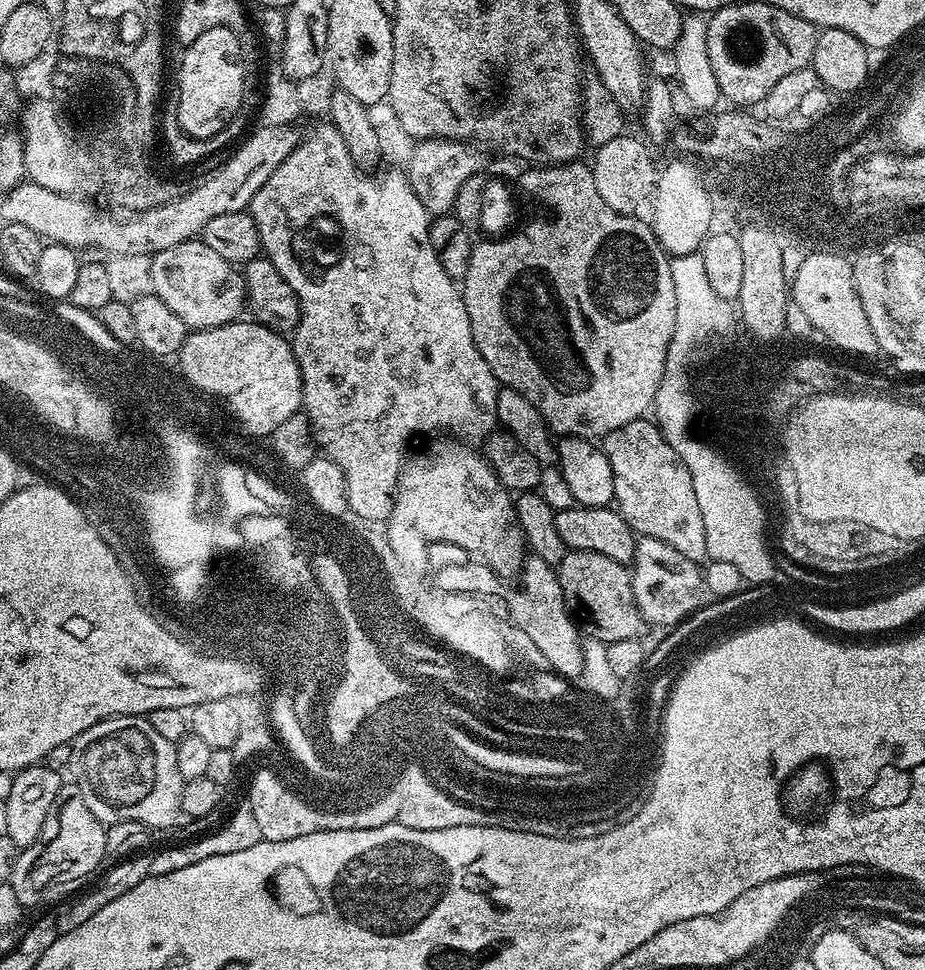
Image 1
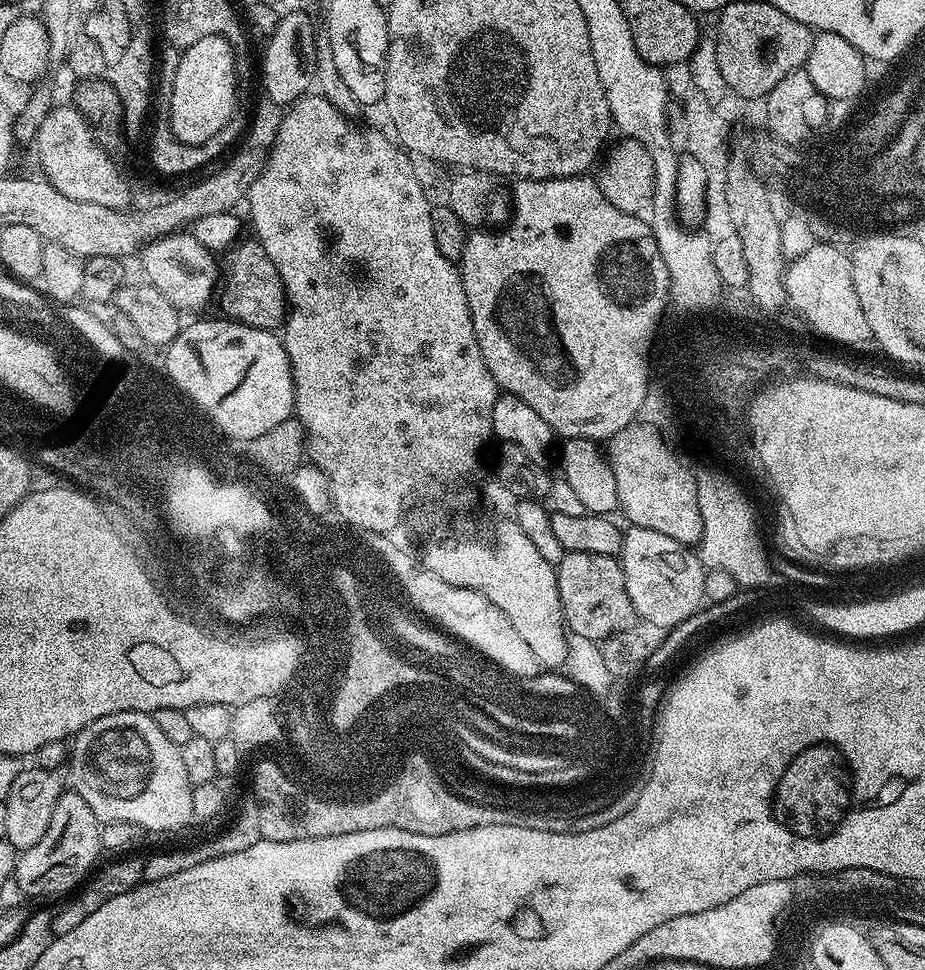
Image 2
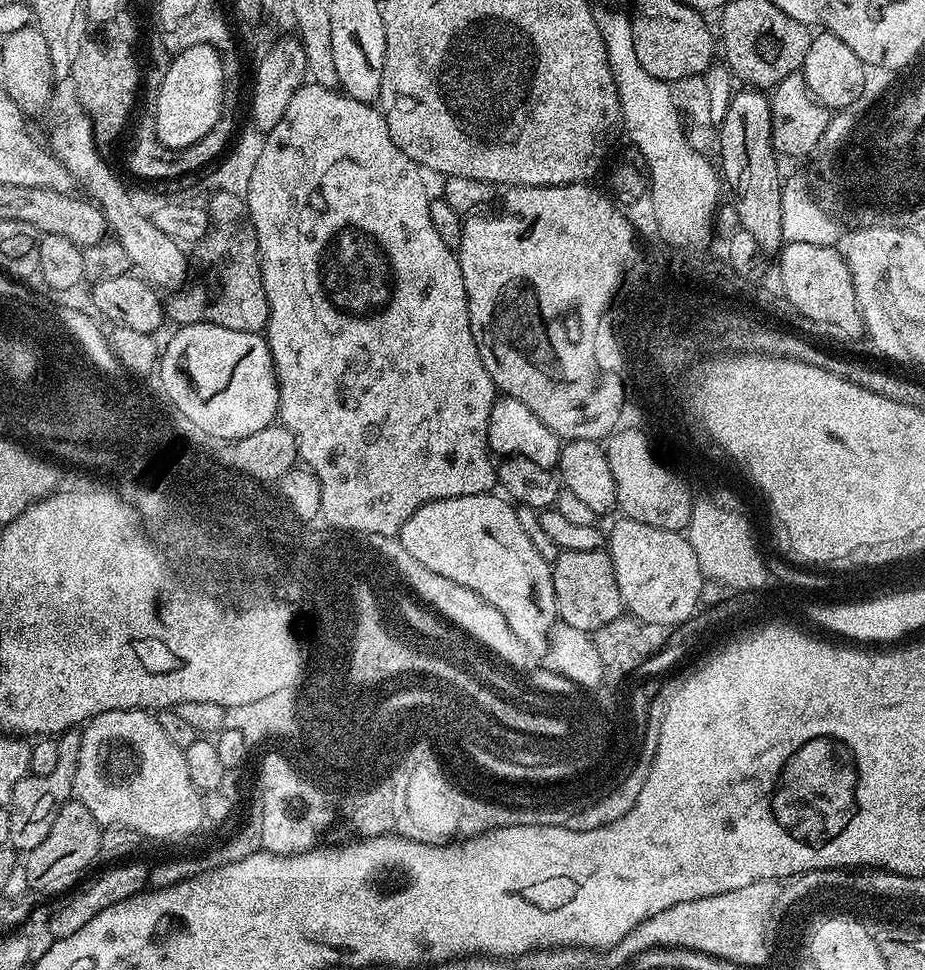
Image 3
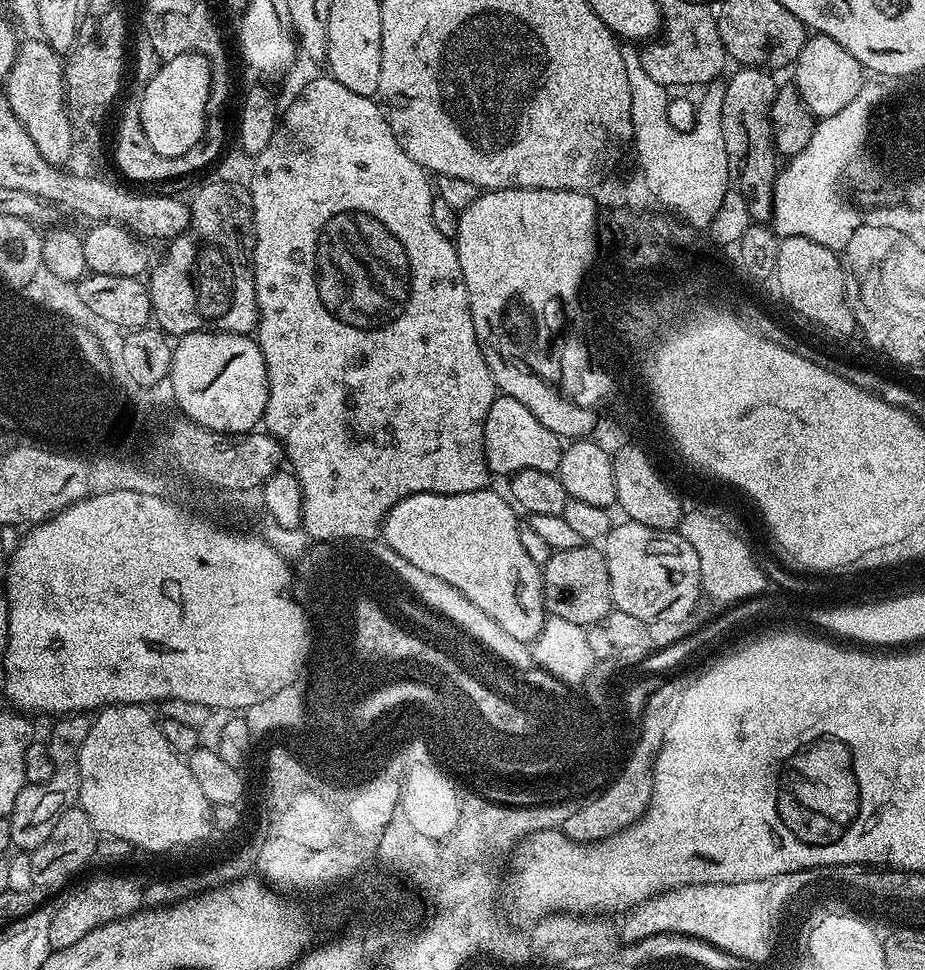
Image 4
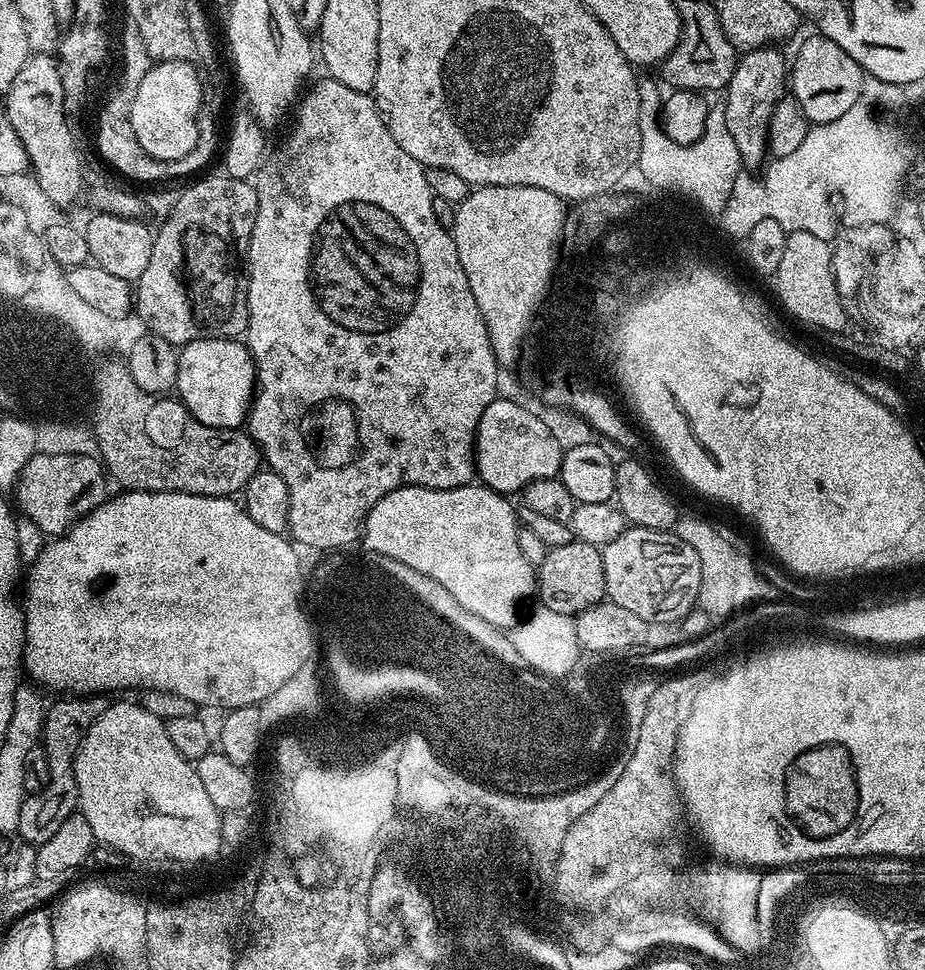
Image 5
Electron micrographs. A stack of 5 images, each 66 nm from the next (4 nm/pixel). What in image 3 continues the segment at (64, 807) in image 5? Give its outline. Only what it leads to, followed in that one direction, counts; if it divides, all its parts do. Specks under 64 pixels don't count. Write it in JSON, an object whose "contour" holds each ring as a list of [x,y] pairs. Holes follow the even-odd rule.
{"contour":[[[75,739],[60,744],[58,750],[58,766],[45,776],[24,775],[14,788],[7,810],[10,814],[9,845],[17,853],[27,854],[50,834],[50,826],[54,826],[54,818],[58,818],[58,810],[74,796],[74,774],[78,770],[79,743]]]}

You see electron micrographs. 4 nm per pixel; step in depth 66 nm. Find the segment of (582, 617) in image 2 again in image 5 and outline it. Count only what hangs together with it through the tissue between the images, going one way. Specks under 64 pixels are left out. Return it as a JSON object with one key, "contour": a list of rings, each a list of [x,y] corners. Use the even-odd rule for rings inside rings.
{"contour":[[[575,538],[566,542],[566,546],[548,549],[546,559],[536,568],[536,592],[538,600],[540,596],[539,603],[557,614],[566,614],[573,618],[582,610],[600,603],[606,596],[606,570],[602,566],[603,557],[601,549],[590,546],[590,542],[582,542]]]}

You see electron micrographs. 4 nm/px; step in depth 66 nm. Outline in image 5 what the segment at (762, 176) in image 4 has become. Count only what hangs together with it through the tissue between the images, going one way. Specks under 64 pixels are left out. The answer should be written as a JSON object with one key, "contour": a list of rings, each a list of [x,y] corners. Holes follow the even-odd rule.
{"contour":[[[769,46],[743,53],[737,59],[734,74],[723,93],[725,96],[722,96],[724,128],[729,131],[730,138],[738,148],[741,165],[748,170],[759,169],[765,163],[764,156],[769,155],[768,123],[774,114],[774,106],[778,106],[778,102],[786,96],[790,64],[780,51],[779,47]]]}

